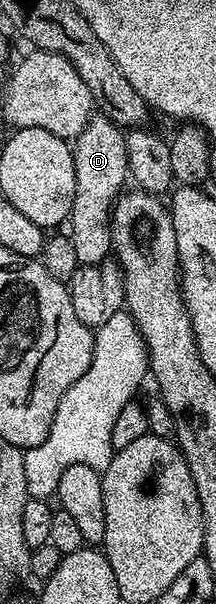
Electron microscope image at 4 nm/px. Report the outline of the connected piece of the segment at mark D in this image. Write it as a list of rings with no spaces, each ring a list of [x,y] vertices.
[[[94,114],[72,144],[75,161],[75,201],[67,220],[67,236],[75,245],[81,265],[95,267],[106,262],[113,251],[113,207],[129,179],[126,132],[103,114]]]

